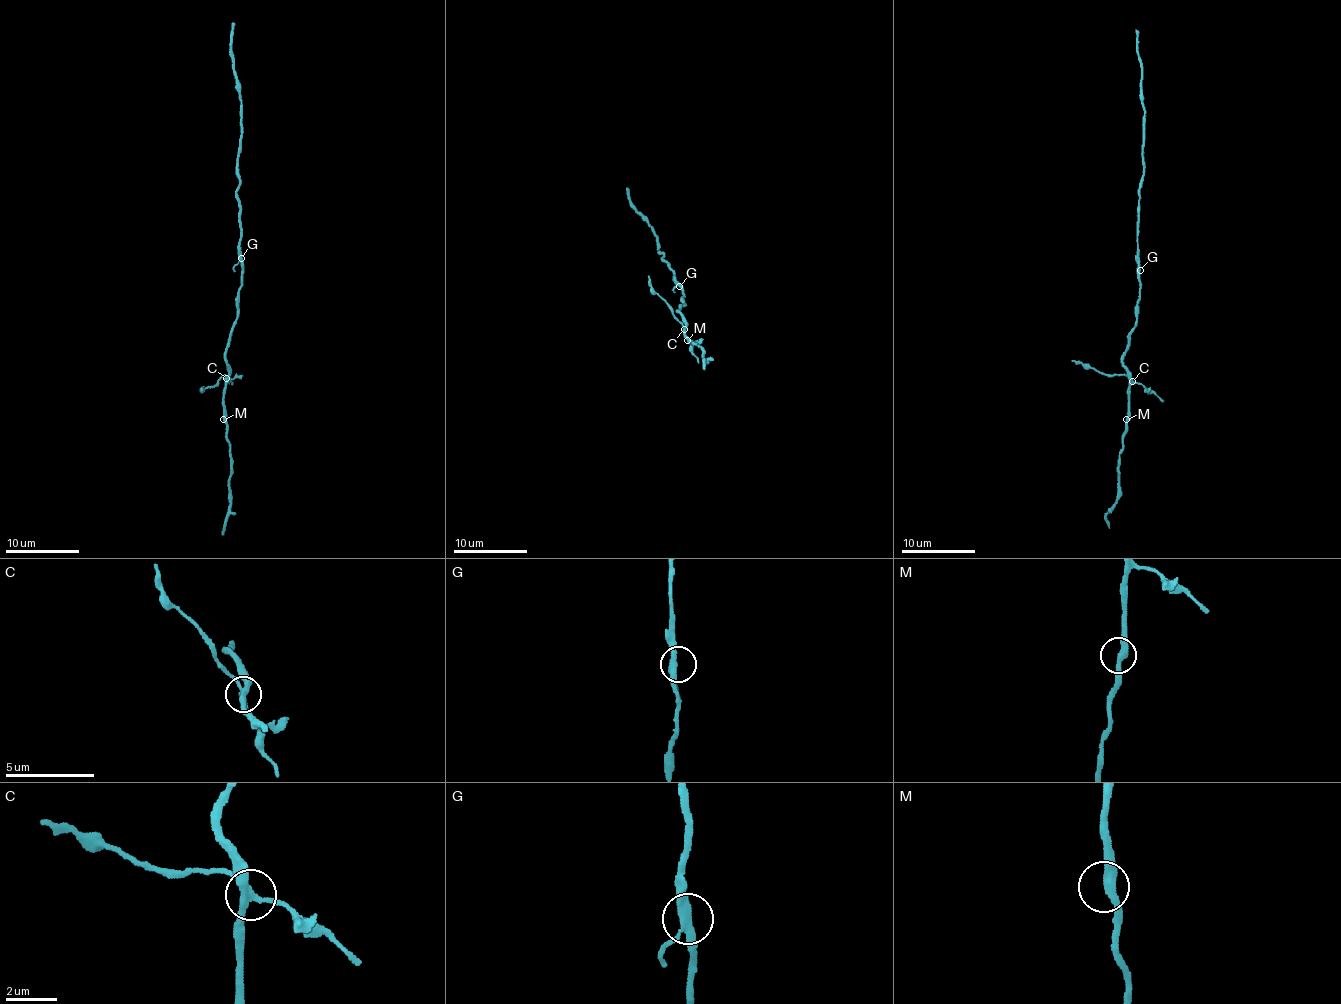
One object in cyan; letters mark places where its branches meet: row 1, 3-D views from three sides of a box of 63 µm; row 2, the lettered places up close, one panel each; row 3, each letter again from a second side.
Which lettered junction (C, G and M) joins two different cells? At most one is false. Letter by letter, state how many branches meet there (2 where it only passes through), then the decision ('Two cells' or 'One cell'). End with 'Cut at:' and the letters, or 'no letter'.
C: Branches: 4. Two cells
G: Branches: 3. One cell
M: Branches: 2. One cell
Cut at: C

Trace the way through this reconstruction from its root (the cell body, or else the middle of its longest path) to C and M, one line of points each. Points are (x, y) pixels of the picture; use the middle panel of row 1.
C: (683, 295), (686, 306), (681, 306), (681, 311), (677, 310), (685, 322), (684, 329)
M: (683, 295), (686, 306), (681, 306), (681, 311), (677, 310), (685, 323), (684, 334), (687, 340)

